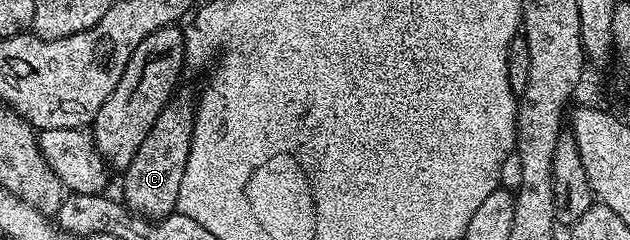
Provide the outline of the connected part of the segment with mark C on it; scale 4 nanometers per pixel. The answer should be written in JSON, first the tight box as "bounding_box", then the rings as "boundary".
{"bounding_box":[122,93,195,220],"boundary":[[[179,93],[171,98],[170,103],[156,116],[156,124],[152,124],[152,132],[140,144],[136,156],[132,156],[132,164],[124,172],[126,178],[122,182],[122,194],[127,206],[135,214],[155,220],[175,213],[180,196],[180,180],[184,180],[184,168],[188,164],[188,152],[192,148],[194,135],[195,103],[190,102],[186,94]]]}

